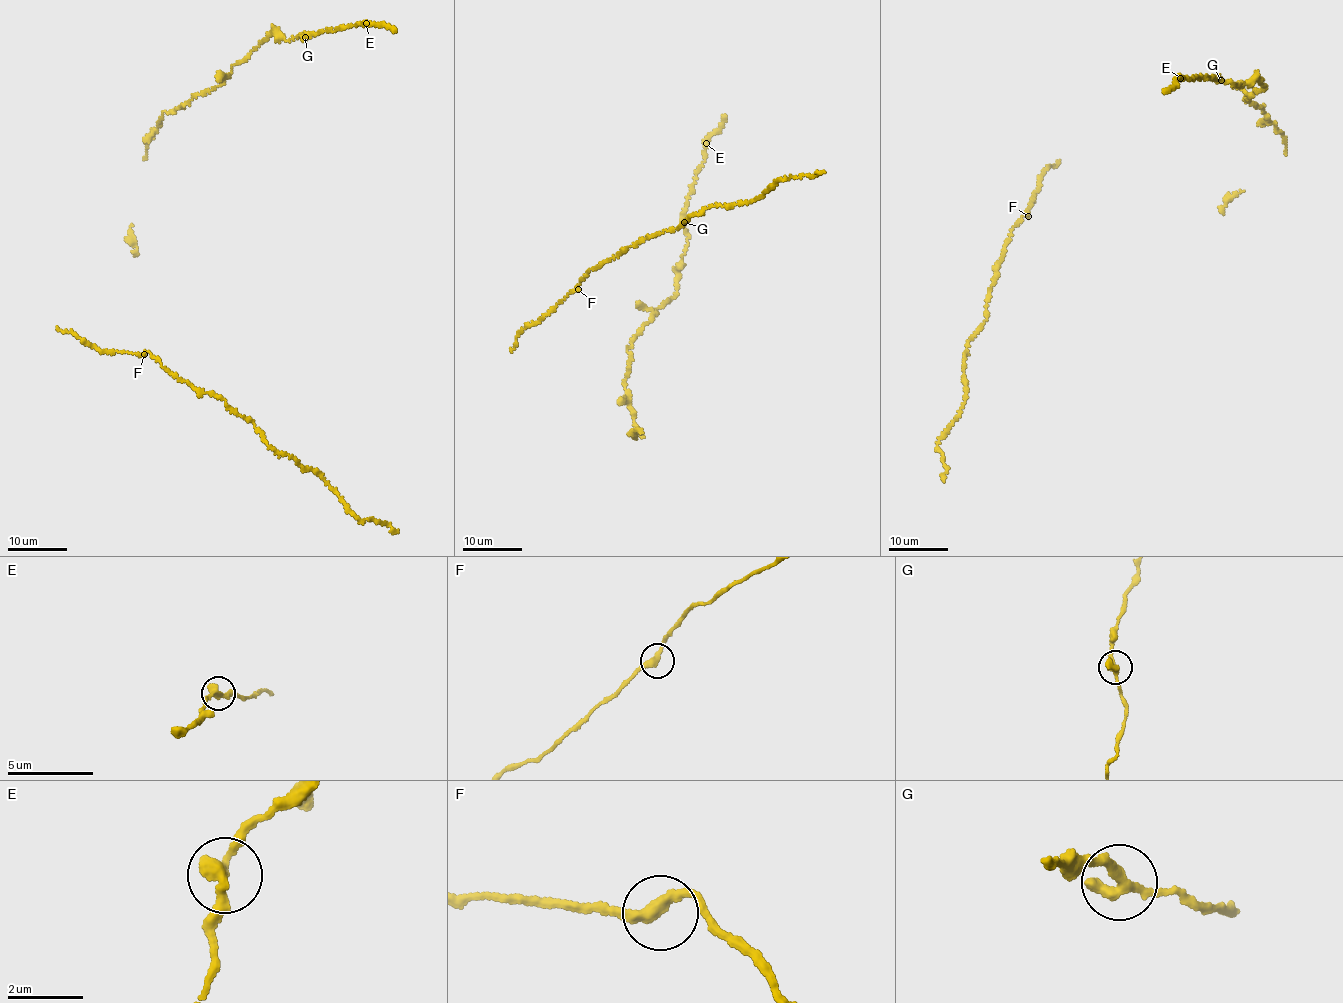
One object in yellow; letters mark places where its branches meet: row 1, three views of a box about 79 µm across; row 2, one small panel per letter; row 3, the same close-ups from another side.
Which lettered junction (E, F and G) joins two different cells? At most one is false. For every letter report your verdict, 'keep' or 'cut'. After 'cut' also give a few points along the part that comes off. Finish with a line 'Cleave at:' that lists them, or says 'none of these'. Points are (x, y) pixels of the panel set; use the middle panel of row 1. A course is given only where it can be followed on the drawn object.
E: keep
F: keep
G: keep
Cleave at: none of these

